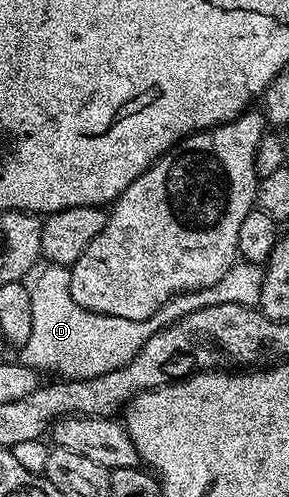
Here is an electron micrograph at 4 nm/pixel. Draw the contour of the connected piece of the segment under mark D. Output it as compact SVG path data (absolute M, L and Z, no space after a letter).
M239 260L227 272L224 280L220 280L215 286L178 294L171 298L168 304L164 304L154 317L147 322L141 322L124 320L124 316L104 316L80 308L80 304L76 304L76 300L72 298L69 269L53 264L43 265L37 271L38 279L30 286L32 336L28 336L28 344L20 348L20 361L23 366L39 372L47 370L48 373L54 374L50 376L61 376L66 380L95 378L107 374L128 364L132 356L140 352L142 345L163 326L170 326L200 308L216 304L257 307L262 291L263 273L263 267L259 263Z

